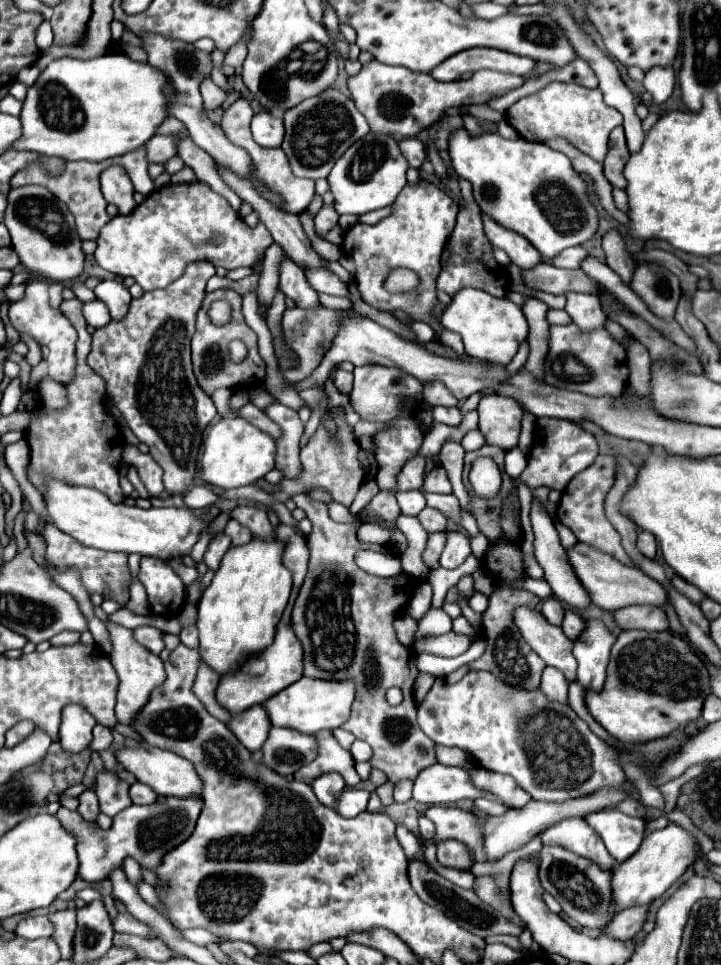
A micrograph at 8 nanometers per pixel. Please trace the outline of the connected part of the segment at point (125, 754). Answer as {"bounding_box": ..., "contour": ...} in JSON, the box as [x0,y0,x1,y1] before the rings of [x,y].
{"bounding_box":[116,745,202,797],"contour":[[[140,745],[140,747],[122,747],[116,751],[116,759],[118,763],[130,771],[132,775],[136,775],[136,779],[148,787],[152,787],[158,795],[166,795],[166,797],[192,797],[192,795],[200,795],[202,793],[202,781],[198,777],[198,773],[194,773],[192,763],[182,759],[180,755],[172,753],[172,751],[162,751],[158,747],[148,747],[148,745]]]}

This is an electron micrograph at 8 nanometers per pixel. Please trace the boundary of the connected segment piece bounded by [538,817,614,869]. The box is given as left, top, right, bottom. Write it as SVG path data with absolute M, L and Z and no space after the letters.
M570 817L570 819L558 821L548 829L544 829L538 837L542 839L542 845L564 847L580 857L600 863L600 867L604 869L610 869L614 865L614 859L606 851L602 839L584 821L584 817Z

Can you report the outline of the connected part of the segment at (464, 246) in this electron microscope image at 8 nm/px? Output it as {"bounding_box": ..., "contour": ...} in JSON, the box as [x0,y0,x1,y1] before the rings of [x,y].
{"bounding_box":[436,179,510,299],"contour":[[[460,179],[460,191],[462,191],[462,197],[464,197],[464,207],[460,209],[458,223],[456,223],[452,235],[446,241],[450,257],[438,273],[436,287],[440,291],[446,291],[448,295],[458,293],[458,289],[462,289],[462,287],[476,287],[476,289],[482,289],[482,291],[502,299],[510,291],[508,271],[502,265],[498,265],[498,261],[494,259],[492,245],[490,245],[490,241],[486,239],[486,235],[482,231],[482,219],[480,219],[478,205],[474,203],[474,197],[472,197],[472,185],[464,179]]]}

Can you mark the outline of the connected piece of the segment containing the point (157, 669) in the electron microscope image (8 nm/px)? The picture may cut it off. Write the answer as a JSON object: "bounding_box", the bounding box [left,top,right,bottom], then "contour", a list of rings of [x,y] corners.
{"bounding_box":[94,607,166,725],"contour":[[[102,607],[94,608],[95,615],[98,615],[102,621],[106,621],[110,635],[112,635],[112,643],[114,643],[114,651],[110,655],[110,661],[118,673],[118,691],[116,691],[116,719],[122,725],[132,725],[136,715],[140,713],[140,709],[148,703],[150,693],[160,687],[166,681],[166,673],[164,673],[164,663],[158,655],[148,653],[144,647],[140,647],[140,643],[132,637],[132,631],[120,625],[114,625],[108,621],[106,613],[102,611]]]}

